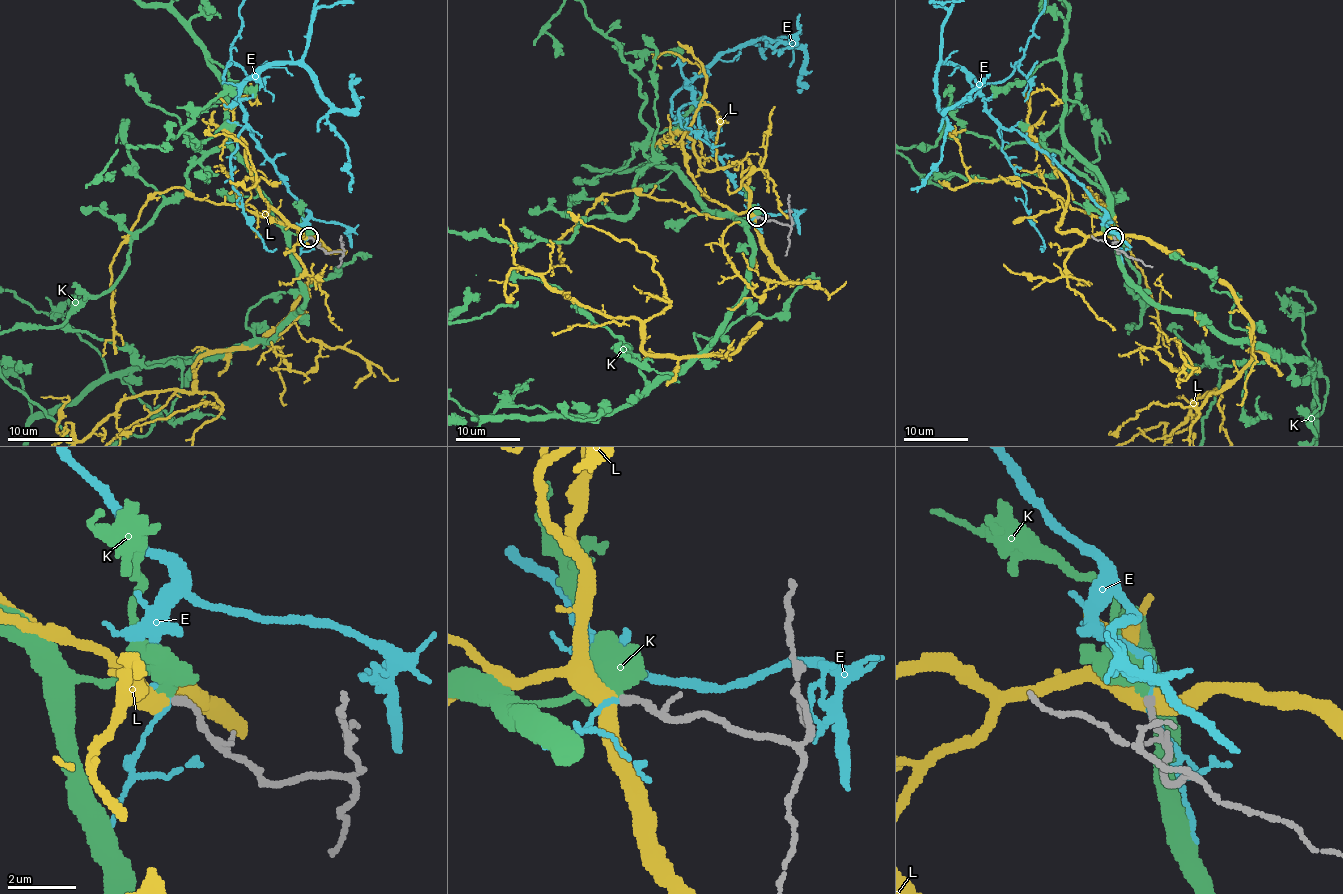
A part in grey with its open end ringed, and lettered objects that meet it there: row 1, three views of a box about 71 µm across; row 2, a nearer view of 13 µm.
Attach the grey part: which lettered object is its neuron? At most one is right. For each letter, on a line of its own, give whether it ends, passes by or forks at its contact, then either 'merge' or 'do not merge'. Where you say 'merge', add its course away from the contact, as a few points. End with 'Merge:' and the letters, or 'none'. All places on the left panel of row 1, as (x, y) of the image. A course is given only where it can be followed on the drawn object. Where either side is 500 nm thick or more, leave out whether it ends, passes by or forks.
E: it passes by; do not merge
K: it ends; do not merge
L: it passes by; merge; course (307, 237), (341, 255), (247, 347), (201, 358), (191, 392), (128, 397), (69, 442), (68, 399), (40, 397)
Merge: L

